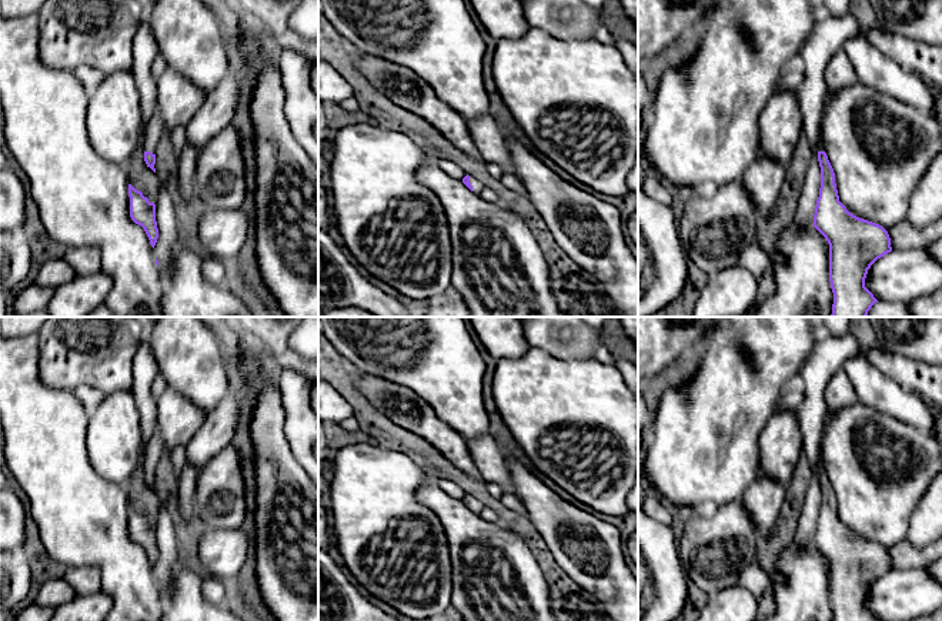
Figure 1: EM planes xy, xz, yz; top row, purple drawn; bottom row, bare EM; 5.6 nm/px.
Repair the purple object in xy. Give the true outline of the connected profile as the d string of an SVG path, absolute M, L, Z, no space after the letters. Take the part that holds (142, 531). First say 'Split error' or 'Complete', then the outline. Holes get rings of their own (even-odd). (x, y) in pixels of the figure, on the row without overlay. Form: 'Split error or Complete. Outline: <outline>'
Complete. Outline: M128 504L128 517L130 517L130 537L131 540L141 545L150 560L151 567L154 568L158 558L158 548L156 541L156 524L150 522L141 511L136 510Z

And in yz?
Split error. Outline: M821 448L816 458L821 508L814 547L829 564L829 601L834 621L878 621L865 607L871 585L892 571L888 551L849 532L839 521L835 493L824 471Z

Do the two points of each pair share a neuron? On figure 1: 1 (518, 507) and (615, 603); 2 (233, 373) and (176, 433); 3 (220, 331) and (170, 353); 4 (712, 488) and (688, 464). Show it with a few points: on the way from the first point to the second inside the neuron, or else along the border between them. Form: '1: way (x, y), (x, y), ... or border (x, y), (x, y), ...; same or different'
1: border (515, 493), (527, 514); different
2: border (209, 414), (186, 443); different
3: border (213, 331), (227, 364); different
4: way (707, 483), (694, 470); same

